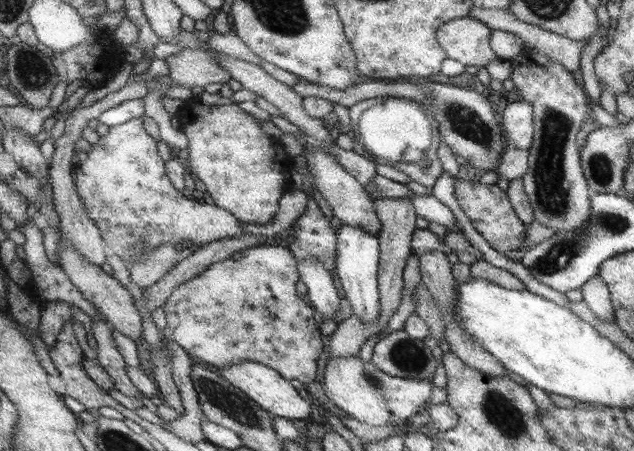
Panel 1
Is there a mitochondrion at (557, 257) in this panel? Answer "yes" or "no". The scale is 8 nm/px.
yes

